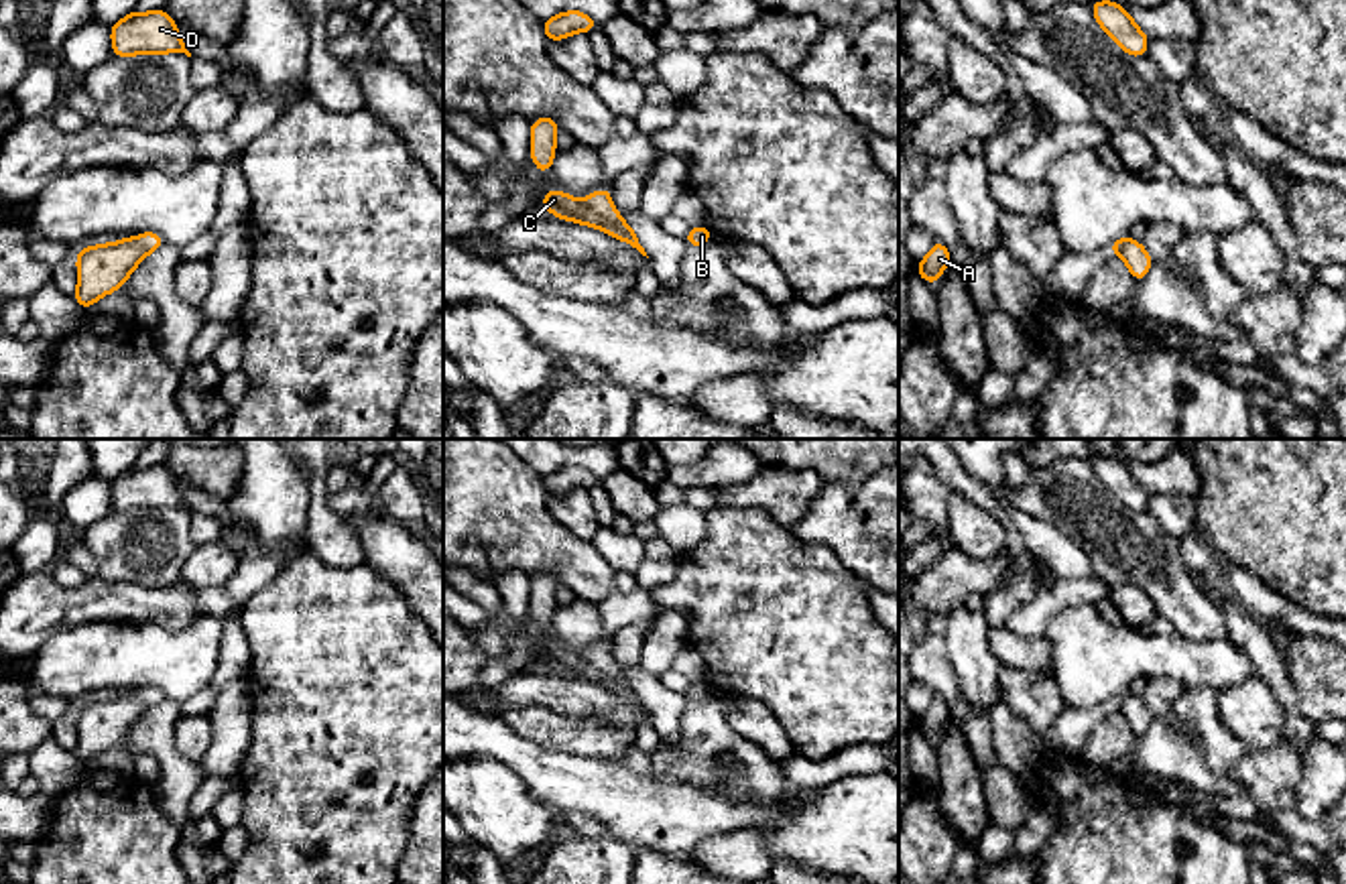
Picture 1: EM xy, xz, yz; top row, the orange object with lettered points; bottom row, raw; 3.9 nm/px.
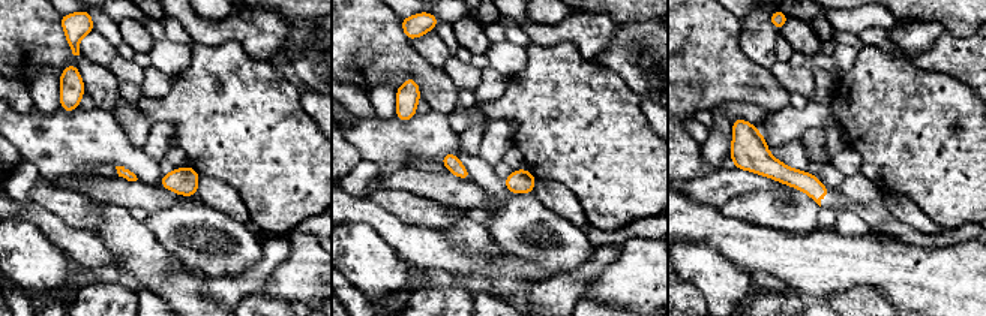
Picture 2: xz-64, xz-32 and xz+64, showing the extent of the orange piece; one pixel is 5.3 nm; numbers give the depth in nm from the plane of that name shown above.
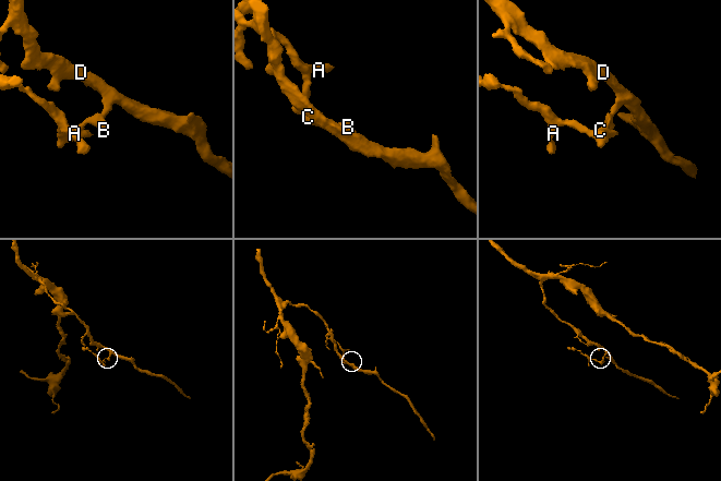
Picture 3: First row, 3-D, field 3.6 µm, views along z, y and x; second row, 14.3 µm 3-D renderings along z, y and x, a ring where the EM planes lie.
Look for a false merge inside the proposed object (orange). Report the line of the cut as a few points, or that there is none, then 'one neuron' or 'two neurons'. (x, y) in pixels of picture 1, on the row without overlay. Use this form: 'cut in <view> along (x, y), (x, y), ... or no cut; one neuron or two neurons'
cut in xz along (584, 655), (596, 669), (623, 679); two neurons

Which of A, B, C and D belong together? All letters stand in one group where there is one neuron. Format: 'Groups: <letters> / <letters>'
Groups: A C / B D

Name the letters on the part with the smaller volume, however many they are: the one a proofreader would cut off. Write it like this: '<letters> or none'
A, C

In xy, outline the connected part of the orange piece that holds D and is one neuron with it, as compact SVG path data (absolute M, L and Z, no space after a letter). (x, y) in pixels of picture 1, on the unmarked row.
M132 465L110 482L110 492L114 512L167 510L175 506L191 512L177 486L177 478L167 465Z

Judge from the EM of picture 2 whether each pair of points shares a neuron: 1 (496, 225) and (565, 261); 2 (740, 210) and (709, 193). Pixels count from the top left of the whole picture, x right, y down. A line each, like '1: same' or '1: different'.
1: same
2: different

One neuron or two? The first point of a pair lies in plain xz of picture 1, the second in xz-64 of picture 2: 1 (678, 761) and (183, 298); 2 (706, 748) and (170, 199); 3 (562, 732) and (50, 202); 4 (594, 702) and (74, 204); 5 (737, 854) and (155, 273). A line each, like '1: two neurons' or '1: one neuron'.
1: two neurons
2: two neurons
3: one neuron
4: two neurons
5: two neurons

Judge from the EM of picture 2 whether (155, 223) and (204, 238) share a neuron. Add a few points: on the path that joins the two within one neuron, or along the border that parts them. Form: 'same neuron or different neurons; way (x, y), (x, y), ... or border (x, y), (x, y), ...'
same neuron; way (167, 225), (192, 234)

